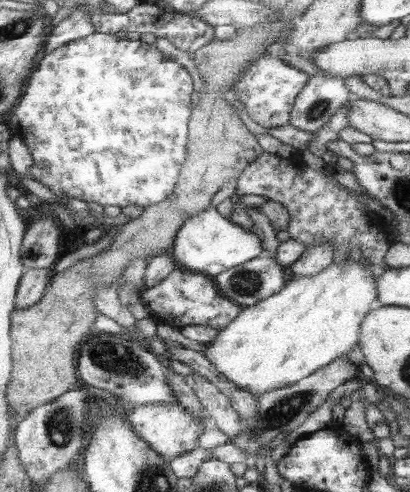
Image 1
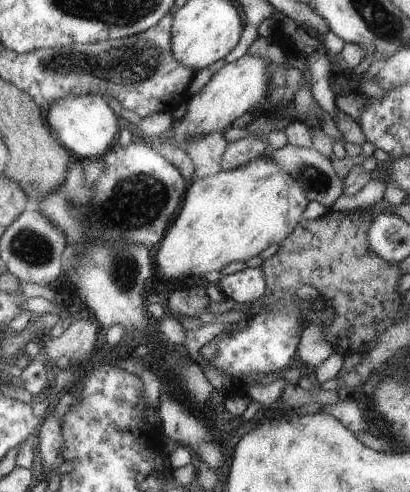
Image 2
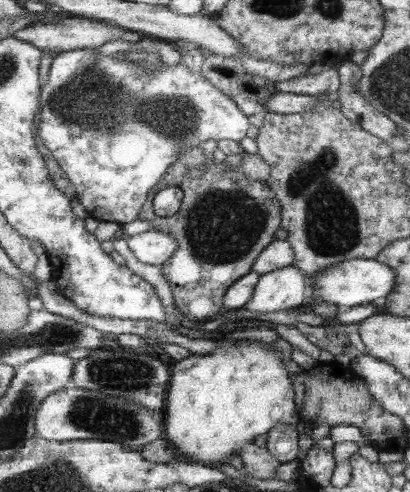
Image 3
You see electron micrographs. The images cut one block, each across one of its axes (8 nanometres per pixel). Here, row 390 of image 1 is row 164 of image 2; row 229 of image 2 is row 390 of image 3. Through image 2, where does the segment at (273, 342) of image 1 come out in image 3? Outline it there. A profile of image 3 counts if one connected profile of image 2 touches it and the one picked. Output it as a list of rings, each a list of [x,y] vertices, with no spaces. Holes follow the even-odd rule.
[[[247,340],[235,346],[217,346],[217,350],[209,354],[193,354],[191,358],[179,360],[173,368],[165,422],[165,438],[173,442],[173,446],[181,450],[189,462],[203,466],[229,464],[229,460],[239,454],[241,448],[253,444],[257,436],[269,434],[281,424],[293,424],[303,428],[303,416],[301,408],[297,406],[293,374],[285,366],[285,358],[277,354],[277,348],[271,342],[265,344],[261,340]]]

